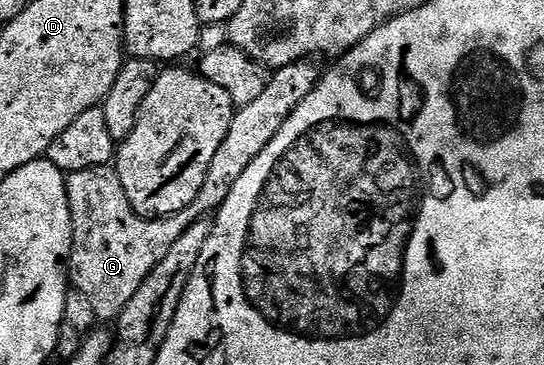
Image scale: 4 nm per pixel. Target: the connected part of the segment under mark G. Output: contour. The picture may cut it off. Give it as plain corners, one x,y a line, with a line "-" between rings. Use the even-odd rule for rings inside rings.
298,60
289,66
274,69
268,75
267,85
265,90
261,90
260,96
249,102
249,106
236,111
229,134
225,134
225,142
217,146
217,154
213,154
213,162
209,162
209,174
205,174
205,182
201,190
197,190
197,198
193,198
193,202
189,202
189,206
177,214
158,218
136,214
129,198
125,198
125,186
121,186
121,178
114,167
77,170
67,176
69,210
73,222
69,284
74,291
89,298
96,321
118,321
125,306
129,306
129,298
141,290
141,282
145,282
157,262
161,262
161,258
173,250
173,242
177,242
177,238
181,238
181,234
185,234
193,222
204,219
208,214
218,213
233,186
237,186
237,178
249,170
249,162
253,162
253,158
257,158
257,154
261,154
261,150
273,142
293,110
297,110
300,102
309,98
319,84
321,71
315,64
318,63

